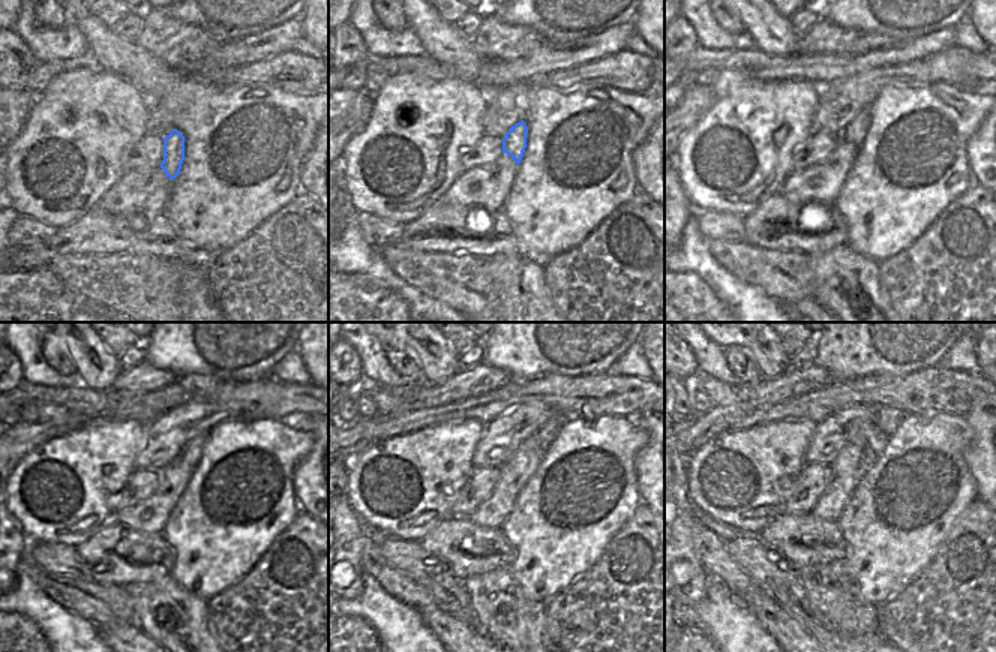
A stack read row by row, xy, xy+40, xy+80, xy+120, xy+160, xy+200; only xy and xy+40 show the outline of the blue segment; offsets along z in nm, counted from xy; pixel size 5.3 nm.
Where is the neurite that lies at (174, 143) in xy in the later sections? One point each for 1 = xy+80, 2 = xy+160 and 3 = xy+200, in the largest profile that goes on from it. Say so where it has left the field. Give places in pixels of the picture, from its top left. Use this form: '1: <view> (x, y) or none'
1: xy+80 (855, 131)
2: xy+160 (548, 432)
3: xy+200 (887, 418)

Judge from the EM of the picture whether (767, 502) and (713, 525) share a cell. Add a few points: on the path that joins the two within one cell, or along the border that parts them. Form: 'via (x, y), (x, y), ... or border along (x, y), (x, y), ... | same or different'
border along (690, 501), (717, 520), (744, 534) | different

